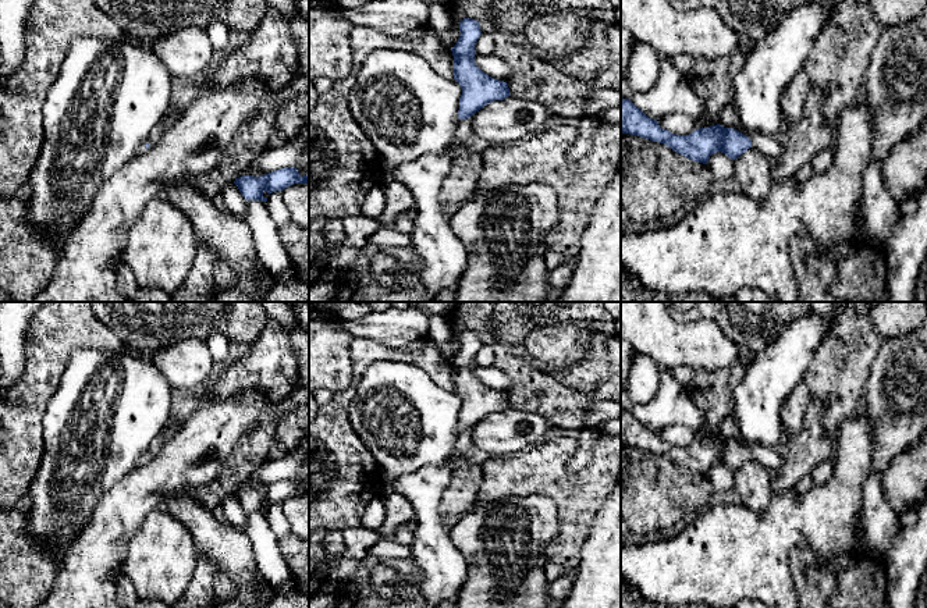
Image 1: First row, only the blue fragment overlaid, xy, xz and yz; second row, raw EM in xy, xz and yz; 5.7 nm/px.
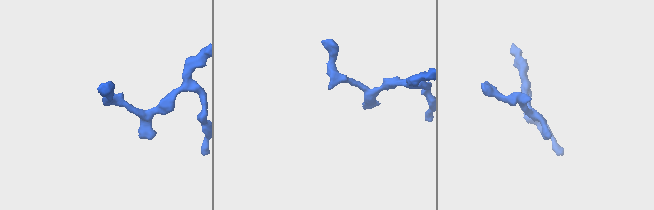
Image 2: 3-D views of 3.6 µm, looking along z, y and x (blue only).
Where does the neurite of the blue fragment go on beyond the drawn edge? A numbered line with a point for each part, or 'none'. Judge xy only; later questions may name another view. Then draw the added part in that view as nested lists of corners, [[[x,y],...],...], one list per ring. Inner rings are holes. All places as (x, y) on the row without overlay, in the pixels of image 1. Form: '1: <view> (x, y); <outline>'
none

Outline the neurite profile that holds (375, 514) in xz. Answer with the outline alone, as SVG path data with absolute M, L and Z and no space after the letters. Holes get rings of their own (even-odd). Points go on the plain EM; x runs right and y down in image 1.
M381 498L373 499L362 516L362 527L379 531L387 518L387 511Z

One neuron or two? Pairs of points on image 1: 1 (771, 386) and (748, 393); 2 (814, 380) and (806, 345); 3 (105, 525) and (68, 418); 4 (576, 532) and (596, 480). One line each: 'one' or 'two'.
1: one
2: two
3: two
4: one

